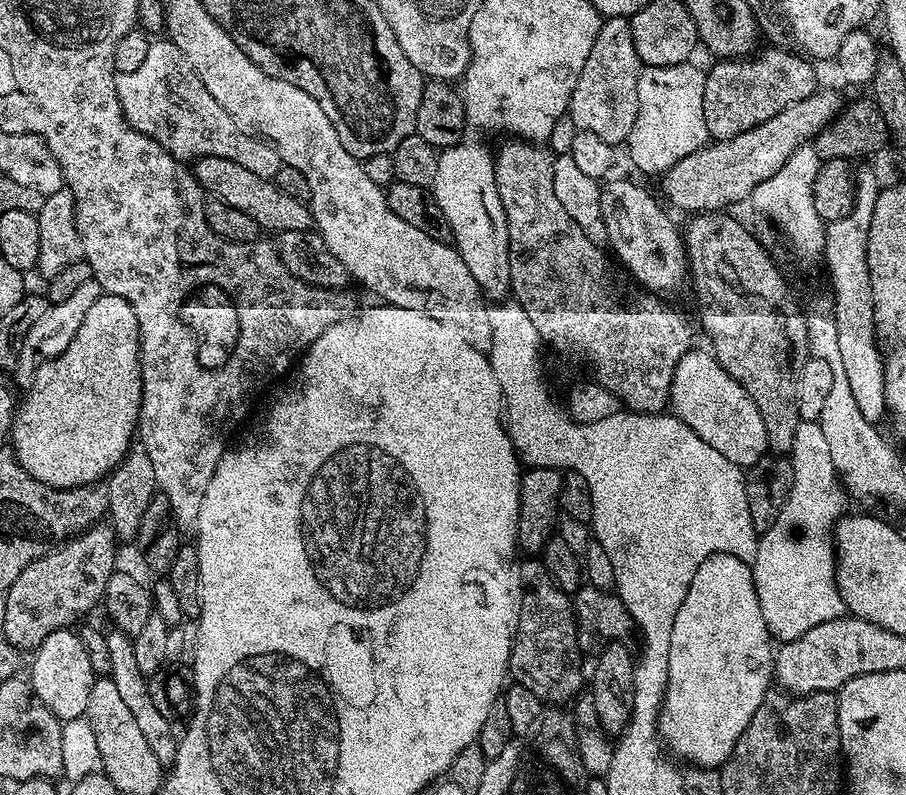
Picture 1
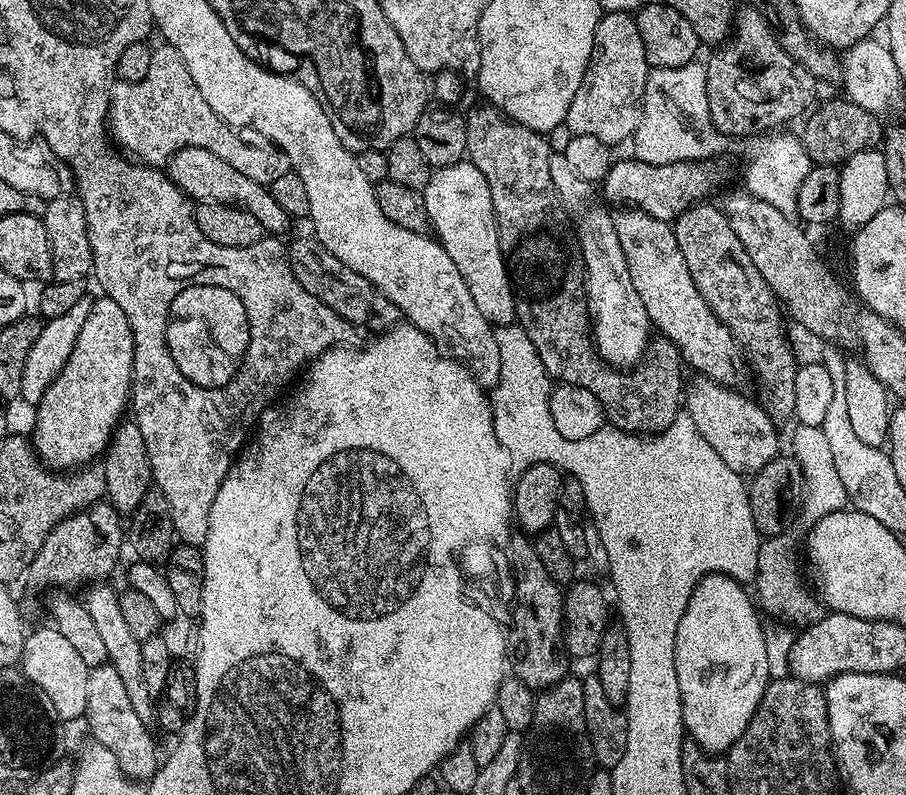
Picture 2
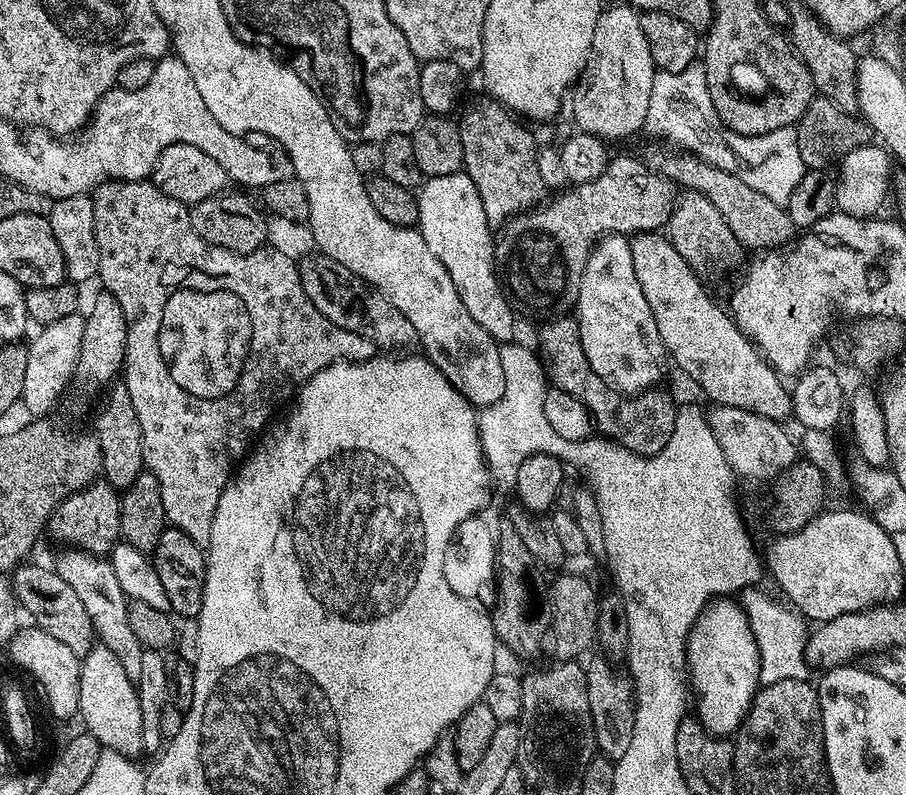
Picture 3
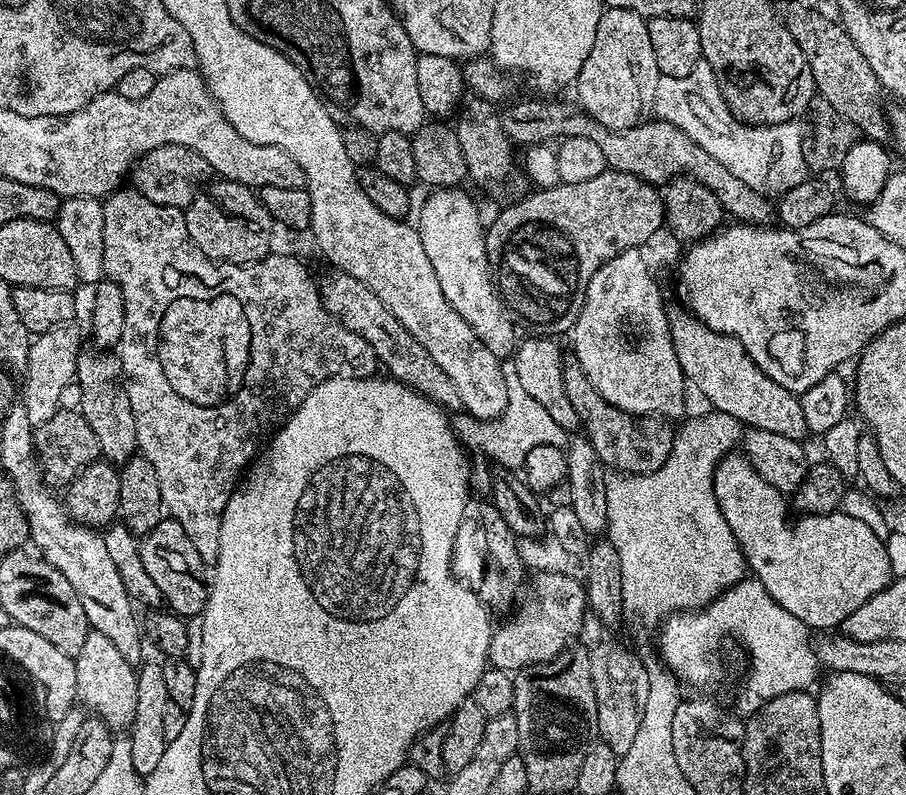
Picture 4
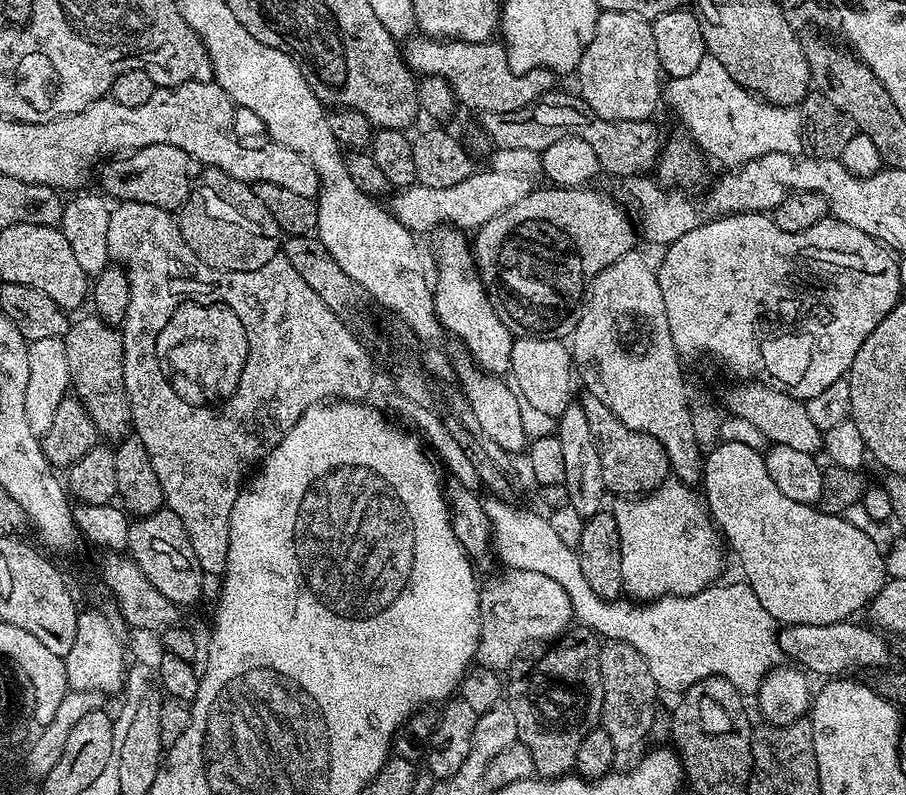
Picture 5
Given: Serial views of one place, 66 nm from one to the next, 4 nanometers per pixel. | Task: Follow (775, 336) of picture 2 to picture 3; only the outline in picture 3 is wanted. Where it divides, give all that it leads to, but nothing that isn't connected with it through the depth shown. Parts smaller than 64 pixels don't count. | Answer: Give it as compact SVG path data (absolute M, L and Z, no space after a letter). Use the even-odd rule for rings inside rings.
M685 191L677 199L666 225L666 235L668 241L674 246L674 250L678 250L678 254L682 254L682 258L686 258L692 271L697 274L705 274L704 272L710 271L711 268L728 268L735 262L736 255L742 252L742 246L734 238L730 226L726 226L726 218L722 218L722 214L718 214L714 202L710 202L710 198L706 198L702 192Z

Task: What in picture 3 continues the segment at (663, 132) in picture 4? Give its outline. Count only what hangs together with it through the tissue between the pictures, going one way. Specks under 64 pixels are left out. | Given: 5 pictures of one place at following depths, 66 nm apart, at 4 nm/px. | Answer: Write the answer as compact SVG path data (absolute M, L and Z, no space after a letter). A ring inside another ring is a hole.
M652 142L652 145L642 153L642 159L648 167L661 172L665 178L681 189L702 192L706 198L710 198L710 202L714 202L714 206L718 209L718 214L726 218L726 226L730 226L736 241L745 249L779 248L787 245L797 235L798 229L790 222L790 214L785 205L770 202L766 194L758 194L758 190L746 186L742 178L734 178L734 174L706 162L693 152L677 150L660 142Z

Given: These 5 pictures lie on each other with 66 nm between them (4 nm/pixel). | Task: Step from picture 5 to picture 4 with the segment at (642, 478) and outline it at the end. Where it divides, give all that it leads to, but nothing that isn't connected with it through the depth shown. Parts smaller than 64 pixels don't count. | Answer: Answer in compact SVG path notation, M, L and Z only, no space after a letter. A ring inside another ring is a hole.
M574 362L564 365L564 388L566 398L574 406L579 427L594 446L601 464L620 474L643 474L658 471L666 458L670 458L674 428L668 425L671 423L667 419L659 415L632 416L629 412L618 410L618 406L606 402L606 398L590 386L586 374L582 374Z

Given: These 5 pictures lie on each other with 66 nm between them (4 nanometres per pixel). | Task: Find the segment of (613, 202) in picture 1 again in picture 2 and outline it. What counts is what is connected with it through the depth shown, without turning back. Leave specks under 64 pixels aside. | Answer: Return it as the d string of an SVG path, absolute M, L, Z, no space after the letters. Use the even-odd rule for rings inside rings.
M631 206L617 211L612 221L614 230L618 230L618 242L622 242L622 254L626 254L630 278L634 278L634 290L638 290L638 298L642 298L642 306L646 306L659 335L679 350L681 361L696 374L725 386L739 385L740 375L746 372L742 353L730 330L706 306L698 286L694 286L694 278L686 270L686 258L678 250L675 227Z

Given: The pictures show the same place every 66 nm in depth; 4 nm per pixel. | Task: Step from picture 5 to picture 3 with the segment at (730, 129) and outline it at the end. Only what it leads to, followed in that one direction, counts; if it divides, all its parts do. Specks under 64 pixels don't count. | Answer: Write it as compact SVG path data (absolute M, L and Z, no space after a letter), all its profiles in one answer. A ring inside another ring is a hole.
M700 62L677 72L657 71L654 87L650 89L650 110L646 110L644 128L652 138L693 152L706 162L734 174L734 178L742 178L746 186L758 190L758 194L766 194L766 198L775 204L787 205L794 186L802 182L806 171L802 154L798 154L795 127L776 126L760 136L743 136L724 125L722 118L718 118L718 110L714 110L704 66Z

